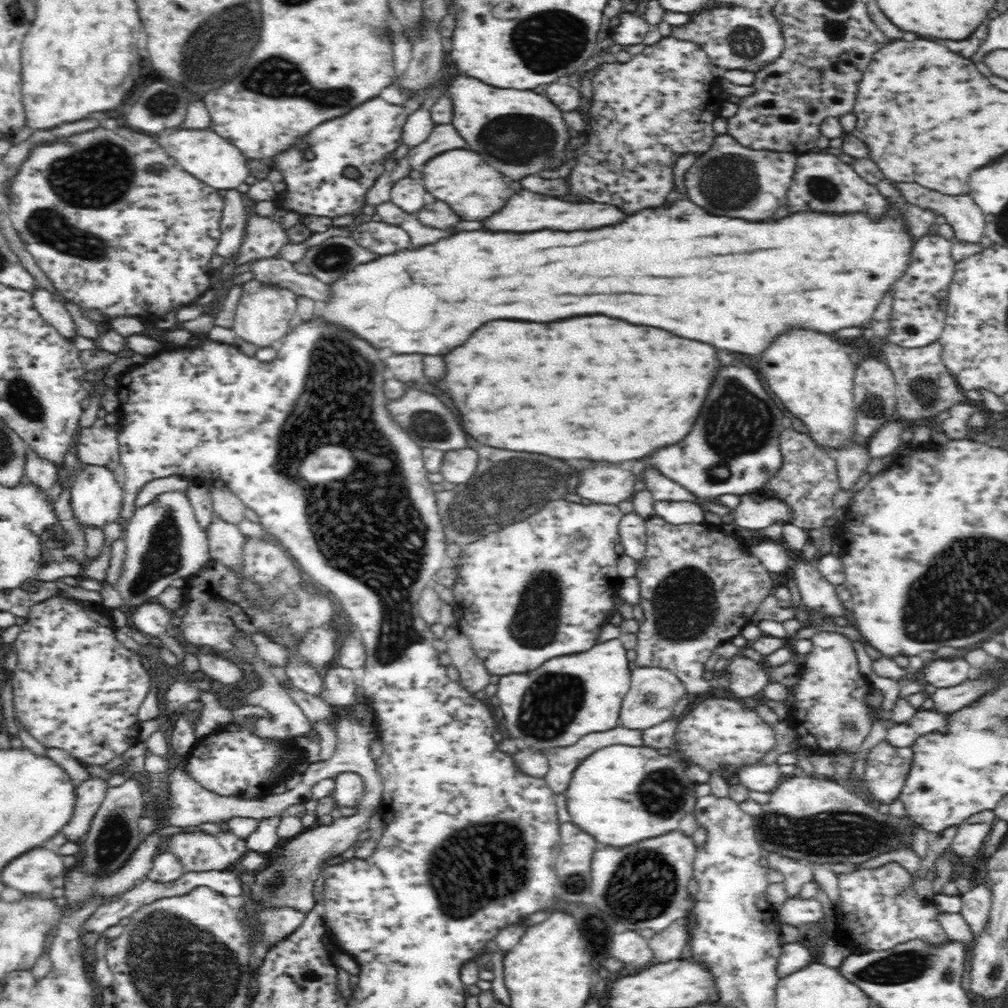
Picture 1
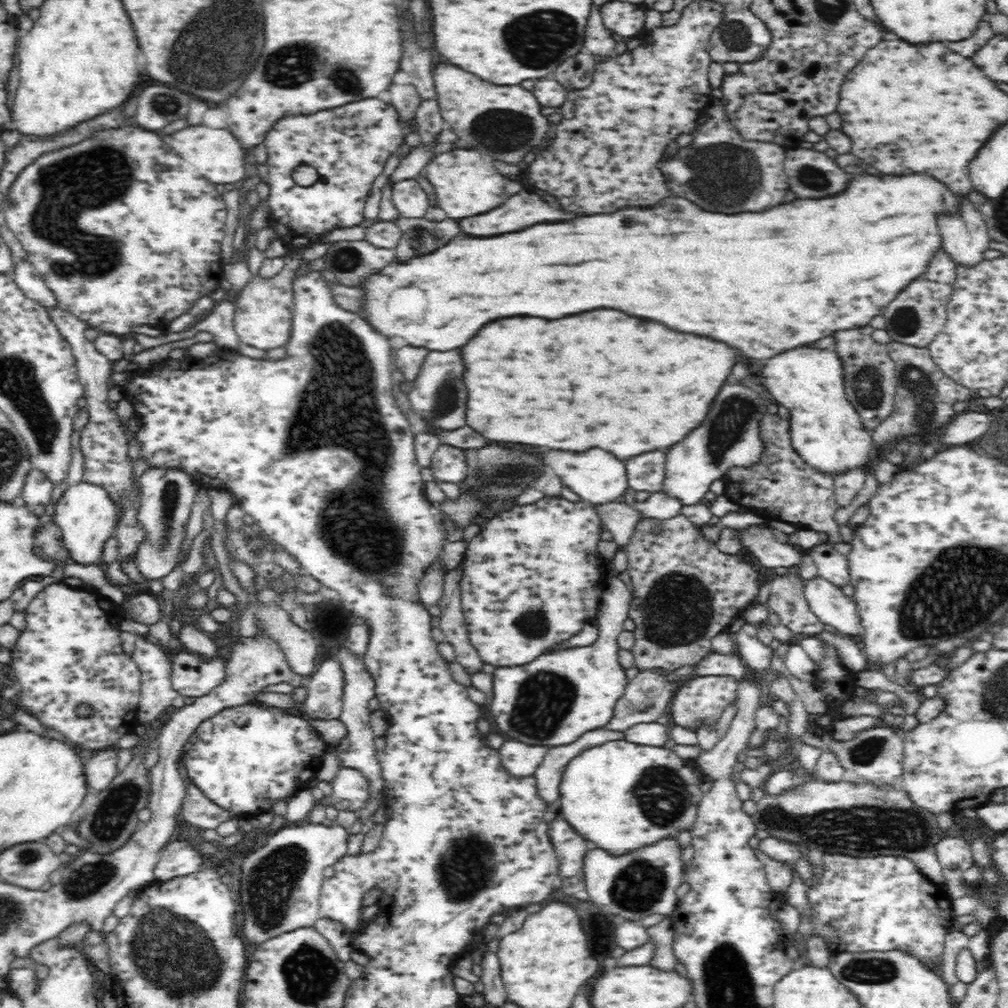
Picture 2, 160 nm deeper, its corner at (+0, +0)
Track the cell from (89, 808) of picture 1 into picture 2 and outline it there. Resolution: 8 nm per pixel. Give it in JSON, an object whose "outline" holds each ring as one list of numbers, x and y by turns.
{"outline":[[118,747,89,754,84,761,83,775,90,793,100,793,118,774,116,763]]}

